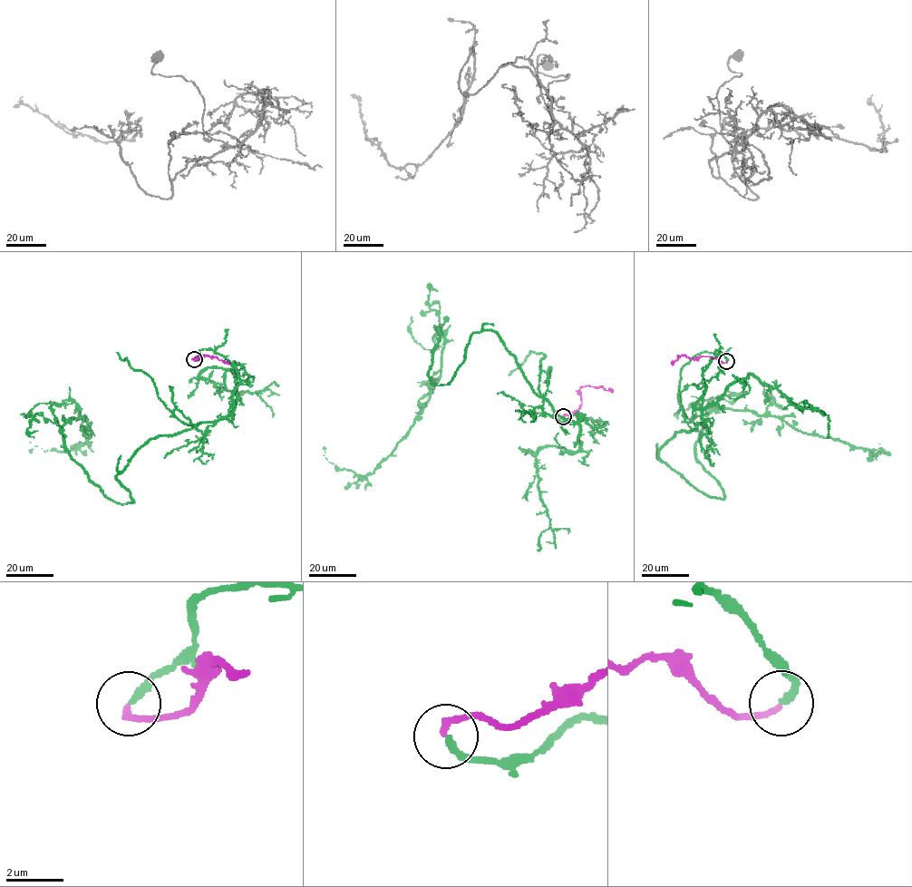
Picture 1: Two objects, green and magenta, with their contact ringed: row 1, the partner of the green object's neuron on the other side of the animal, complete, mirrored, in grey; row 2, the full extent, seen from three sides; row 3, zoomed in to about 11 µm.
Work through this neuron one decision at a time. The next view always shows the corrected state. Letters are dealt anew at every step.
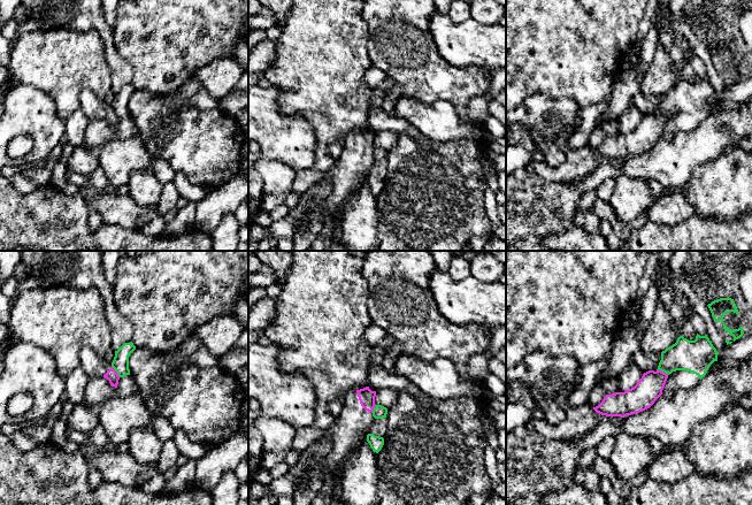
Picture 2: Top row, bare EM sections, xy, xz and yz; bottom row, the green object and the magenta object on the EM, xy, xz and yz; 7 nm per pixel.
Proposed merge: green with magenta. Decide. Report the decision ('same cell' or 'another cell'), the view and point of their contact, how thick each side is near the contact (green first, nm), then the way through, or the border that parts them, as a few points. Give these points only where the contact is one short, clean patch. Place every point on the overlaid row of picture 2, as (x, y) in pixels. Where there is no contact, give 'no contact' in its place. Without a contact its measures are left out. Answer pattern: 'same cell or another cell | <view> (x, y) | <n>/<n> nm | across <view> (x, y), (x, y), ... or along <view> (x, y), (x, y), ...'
another cell | xy (116, 372) | 110/80 nm | along xy (112, 366), (120, 376)

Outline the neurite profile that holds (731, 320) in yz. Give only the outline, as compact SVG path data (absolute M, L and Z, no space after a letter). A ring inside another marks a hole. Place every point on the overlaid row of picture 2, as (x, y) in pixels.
M734 312L726 313L723 322L731 330L743 327L741 322L741 315Z

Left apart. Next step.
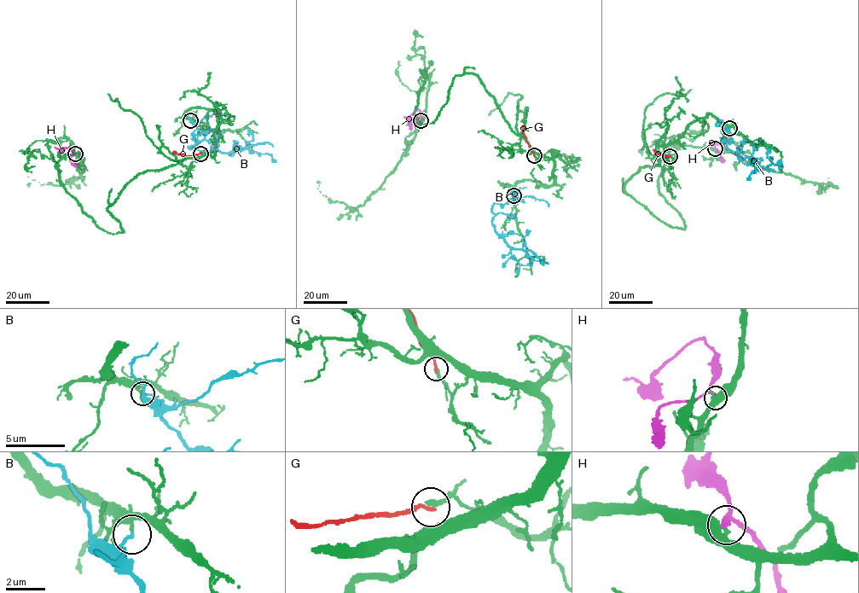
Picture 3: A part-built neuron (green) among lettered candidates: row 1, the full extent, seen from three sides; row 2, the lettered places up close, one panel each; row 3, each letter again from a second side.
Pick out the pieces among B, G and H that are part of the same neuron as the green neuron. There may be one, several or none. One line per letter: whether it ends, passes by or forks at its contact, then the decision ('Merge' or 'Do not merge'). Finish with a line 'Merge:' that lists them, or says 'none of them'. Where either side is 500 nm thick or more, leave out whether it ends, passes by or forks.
B: It ends there. Do not merge
G: It ends there. Do not merge
H: It ends there. Do not merge
Merge: none of them

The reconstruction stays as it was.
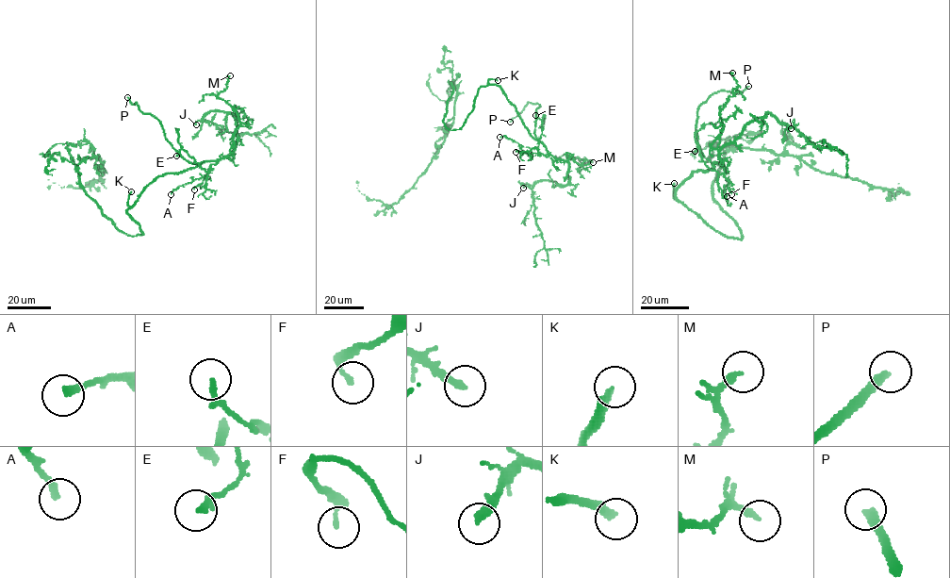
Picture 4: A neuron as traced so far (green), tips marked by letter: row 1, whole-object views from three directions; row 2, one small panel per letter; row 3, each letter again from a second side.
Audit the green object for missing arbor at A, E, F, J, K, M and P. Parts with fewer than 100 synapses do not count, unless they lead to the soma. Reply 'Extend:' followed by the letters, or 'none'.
Extend: K, P

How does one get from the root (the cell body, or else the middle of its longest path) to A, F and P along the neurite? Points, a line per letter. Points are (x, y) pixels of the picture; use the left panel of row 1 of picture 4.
A: (136, 221), (127, 210), (154, 181), (217, 160), (208, 173), (180, 185), (171, 194)
F: (136, 221), (127, 210), (154, 181), (167, 173), (180, 173), (204, 162), (217, 160), (194, 189)
P: (136, 221), (126, 212), (144, 188), (159, 176), (198, 165), (186, 160), (166, 140), (160, 123), (127, 97)

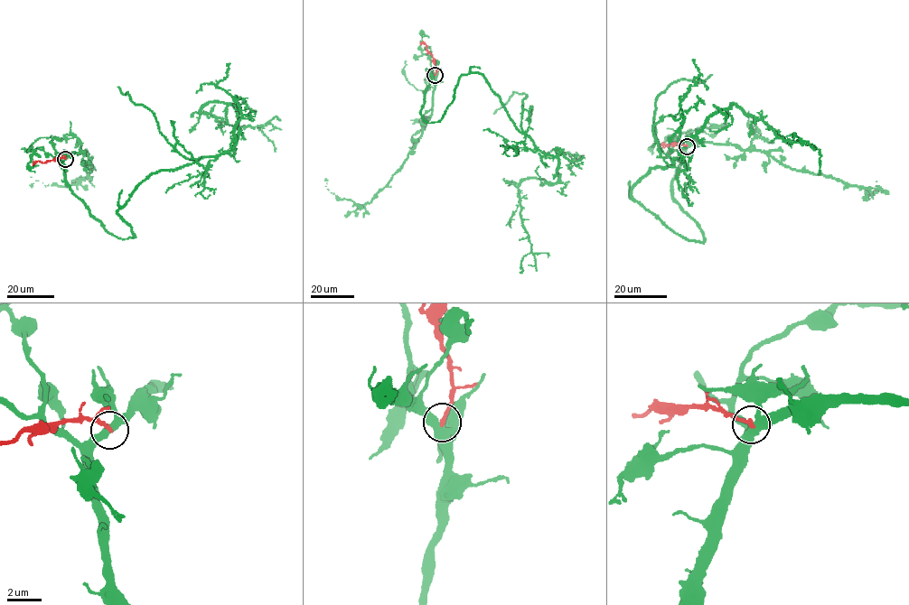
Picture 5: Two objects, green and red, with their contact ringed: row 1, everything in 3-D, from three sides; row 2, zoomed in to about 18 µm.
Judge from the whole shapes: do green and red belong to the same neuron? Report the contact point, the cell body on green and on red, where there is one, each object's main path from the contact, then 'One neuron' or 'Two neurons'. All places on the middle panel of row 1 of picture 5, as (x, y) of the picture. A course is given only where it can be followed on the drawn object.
Place: (435, 75). Soma of green: none. Soma of red: none. Course of green: (435, 74), (424, 120), (478, 72), (558, 162), (557, 181), (520, 182), (530, 251), (519, 272). Course of red: (435, 74), (435, 60), (425, 44), (419, 43). Two neurons

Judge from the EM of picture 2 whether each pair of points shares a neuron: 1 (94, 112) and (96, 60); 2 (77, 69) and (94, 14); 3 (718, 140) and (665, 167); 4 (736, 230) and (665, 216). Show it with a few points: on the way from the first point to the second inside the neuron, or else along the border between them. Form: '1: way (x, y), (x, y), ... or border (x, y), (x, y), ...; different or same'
1: border (102, 100), (84, 89), (79, 94), (78, 108); different
2: border (62, 28), (96, 31), (102, 39), (105, 53); different
3: way (705, 143), (688, 150), (677, 159); same
4: border (692, 213), (675, 224), (658, 224); different

